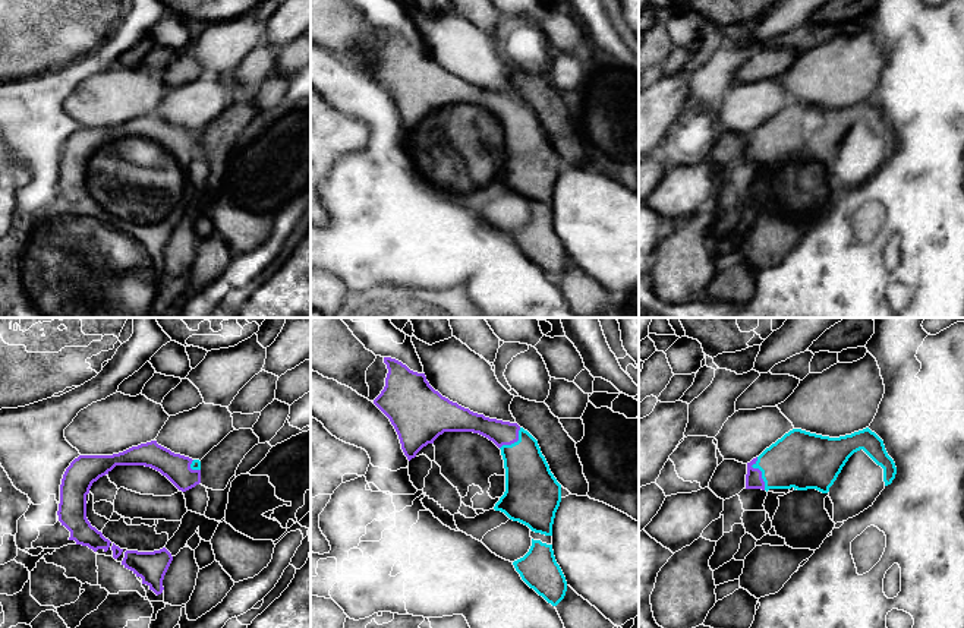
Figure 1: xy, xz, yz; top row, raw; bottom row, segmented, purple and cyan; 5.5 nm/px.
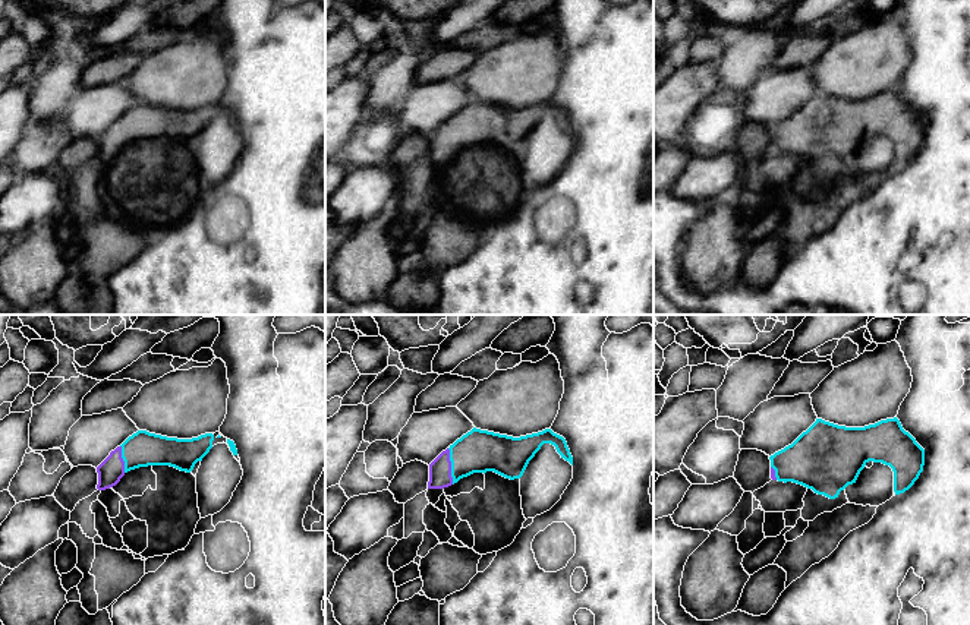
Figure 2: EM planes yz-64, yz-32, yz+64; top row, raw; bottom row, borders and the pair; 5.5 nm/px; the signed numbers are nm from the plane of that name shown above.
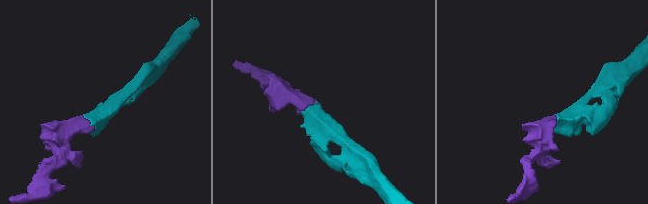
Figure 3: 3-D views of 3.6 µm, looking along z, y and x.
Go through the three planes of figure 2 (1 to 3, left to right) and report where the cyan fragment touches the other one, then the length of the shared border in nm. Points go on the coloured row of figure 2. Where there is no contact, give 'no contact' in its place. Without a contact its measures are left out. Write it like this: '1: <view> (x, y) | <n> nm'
1: yz-64 (122, 458) | 150 nm
2: yz-32 (450, 466) | 200 nm
3: yz+64 (774, 473) | 90 nm

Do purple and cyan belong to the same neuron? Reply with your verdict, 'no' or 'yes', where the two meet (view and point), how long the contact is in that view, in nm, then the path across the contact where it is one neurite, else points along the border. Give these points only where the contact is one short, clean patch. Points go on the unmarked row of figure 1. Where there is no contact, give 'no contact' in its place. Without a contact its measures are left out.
yes; meets purple in yz at (761, 144); contact 190 nm long; runs through yz (753, 151), (761, 144), (802, 132)

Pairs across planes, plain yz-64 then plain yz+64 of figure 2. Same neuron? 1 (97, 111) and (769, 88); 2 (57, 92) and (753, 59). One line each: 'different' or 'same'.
1: same
2: same

